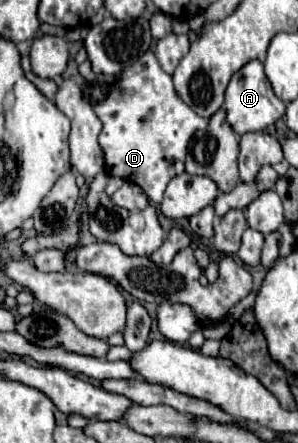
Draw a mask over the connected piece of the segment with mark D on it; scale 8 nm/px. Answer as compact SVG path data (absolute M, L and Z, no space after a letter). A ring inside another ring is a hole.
M147 51L135 65L127 67L105 101L95 107L97 117L103 123L99 145L105 153L105 167L109 175L123 177L139 185L151 203L161 203L167 183L185 171L187 143L195 131L207 129L209 119L197 115L183 103L173 87L171 75L167 75L155 55Z

